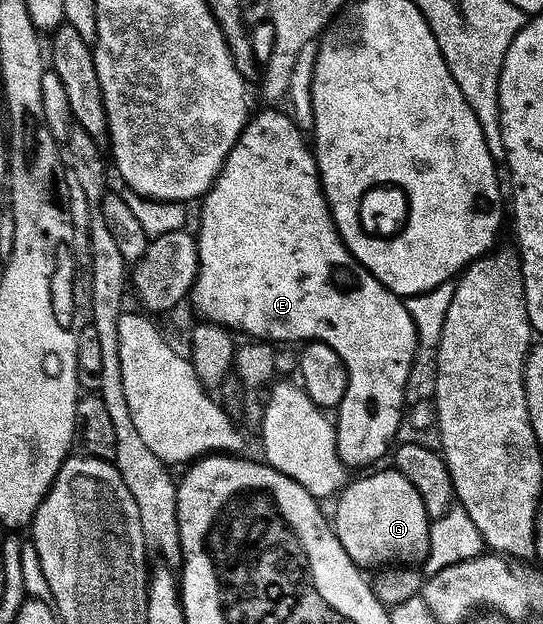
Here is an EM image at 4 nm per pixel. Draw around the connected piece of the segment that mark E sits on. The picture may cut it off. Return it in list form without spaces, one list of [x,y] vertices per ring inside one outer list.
[[[268,106],[265,112],[260,112],[251,117],[244,125],[236,144],[230,150],[228,157],[225,158],[224,165],[216,176],[211,188],[202,197],[200,208],[200,232],[195,233],[197,246],[197,274],[196,281],[192,285],[190,302],[201,312],[205,321],[219,324],[224,329],[245,332],[248,338],[263,338],[268,342],[274,340],[300,340],[299,342],[319,342],[330,346],[334,354],[344,364],[348,373],[345,393],[342,394],[338,411],[334,416],[334,427],[336,429],[336,449],[340,459],[345,465],[360,468],[363,464],[368,464],[371,460],[380,460],[384,456],[384,451],[397,439],[396,431],[402,426],[402,417],[406,412],[406,401],[404,402],[404,387],[408,384],[408,375],[412,372],[412,359],[418,351],[417,328],[412,321],[412,313],[408,312],[405,301],[399,296],[395,296],[388,287],[378,278],[374,278],[362,267],[350,253],[344,243],[340,241],[340,235],[336,229],[336,224],[332,220],[332,211],[328,208],[328,203],[324,197],[324,191],[320,185],[320,171],[316,165],[316,157],[305,133],[296,125],[287,111],[275,112],[275,107]]]

